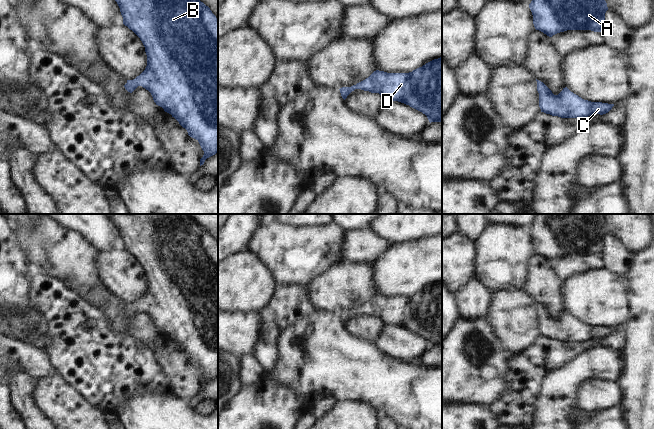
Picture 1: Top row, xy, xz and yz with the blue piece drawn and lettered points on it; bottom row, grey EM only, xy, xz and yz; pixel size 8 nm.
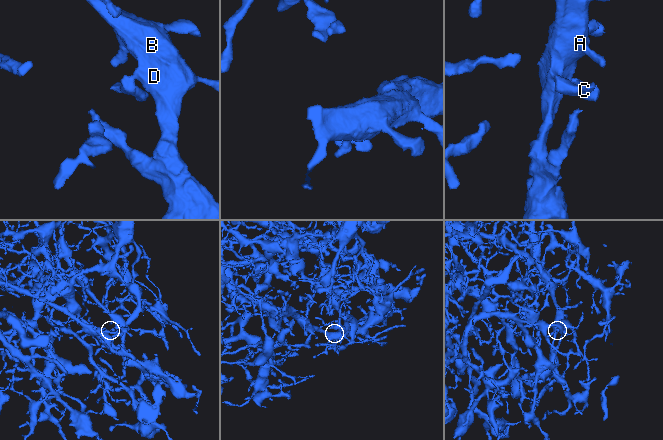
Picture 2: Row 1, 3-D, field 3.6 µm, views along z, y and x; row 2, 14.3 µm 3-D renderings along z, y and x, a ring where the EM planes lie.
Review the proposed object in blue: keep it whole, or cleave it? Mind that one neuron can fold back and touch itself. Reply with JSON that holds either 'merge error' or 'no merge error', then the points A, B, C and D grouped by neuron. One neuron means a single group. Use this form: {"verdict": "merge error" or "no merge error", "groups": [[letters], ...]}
{"verdict": "no merge error", "groups": [["A", "B", "C", "D"]]}

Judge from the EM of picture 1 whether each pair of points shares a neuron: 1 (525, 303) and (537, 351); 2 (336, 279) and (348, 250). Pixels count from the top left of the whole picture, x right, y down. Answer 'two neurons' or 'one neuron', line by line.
1: two neurons
2: two neurons

